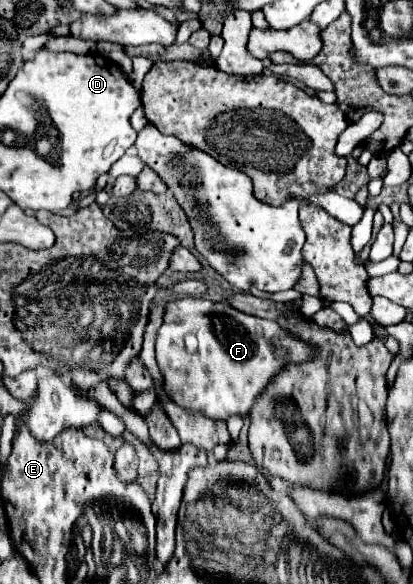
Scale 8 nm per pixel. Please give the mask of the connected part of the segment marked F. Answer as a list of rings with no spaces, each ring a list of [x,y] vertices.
[[[180,297],[166,305],[154,349],[168,399],[190,413],[202,413],[214,421],[226,421],[232,415],[244,417],[254,405],[258,393],[268,385],[278,369],[286,367],[286,363],[306,361],[314,351],[306,343],[282,331],[274,321],[246,315],[228,303],[210,301],[204,297]]]

